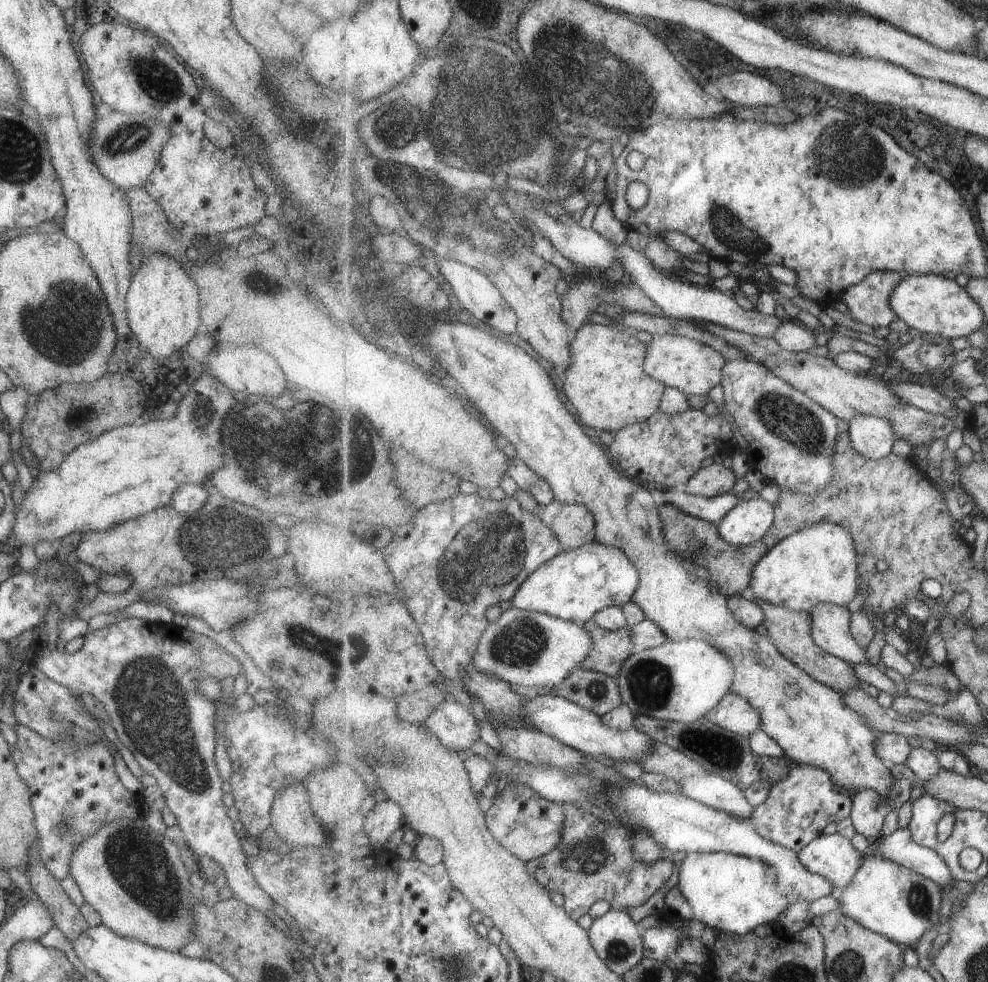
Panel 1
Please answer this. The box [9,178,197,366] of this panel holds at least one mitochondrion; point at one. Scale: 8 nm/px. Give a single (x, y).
(66, 325)

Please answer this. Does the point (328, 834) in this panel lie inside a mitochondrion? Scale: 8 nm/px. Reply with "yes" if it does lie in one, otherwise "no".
no

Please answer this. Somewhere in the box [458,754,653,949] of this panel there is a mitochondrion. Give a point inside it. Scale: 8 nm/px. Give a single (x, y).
(585, 857)

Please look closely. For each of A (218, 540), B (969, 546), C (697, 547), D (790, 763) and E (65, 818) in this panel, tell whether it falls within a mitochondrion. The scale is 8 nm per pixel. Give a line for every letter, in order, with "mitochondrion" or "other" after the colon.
A: mitochondrion
B: other
C: mitochondrion
D: other
E: mitochondrion

